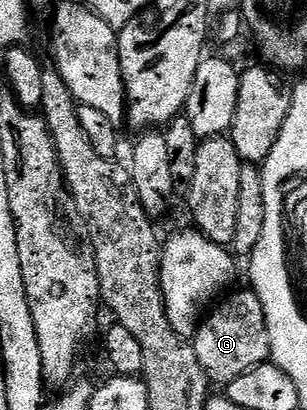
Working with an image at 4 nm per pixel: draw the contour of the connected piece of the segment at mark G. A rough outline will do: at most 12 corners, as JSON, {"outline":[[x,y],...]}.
{"outline":[[254,291],[233,292],[194,348],[220,386],[271,359]]}

